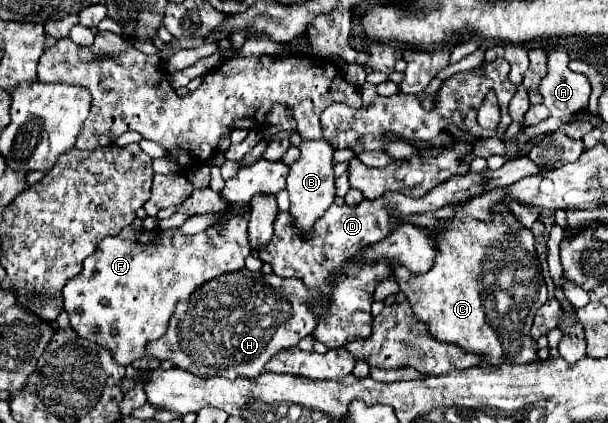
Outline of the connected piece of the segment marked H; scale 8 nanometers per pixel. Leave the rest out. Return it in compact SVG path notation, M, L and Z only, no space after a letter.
M243 268L239 272L209 280L195 290L191 300L177 304L165 336L153 344L147 344L147 356L171 360L181 370L189 370L197 376L223 376L231 380L239 376L259 376L265 372L267 360L271 360L279 350L297 346L301 338L315 330L315 324L319 324L319 314L315 314L315 308L327 310L327 296L323 296L319 288L307 288L295 278L279 278L275 274L249 272Z

